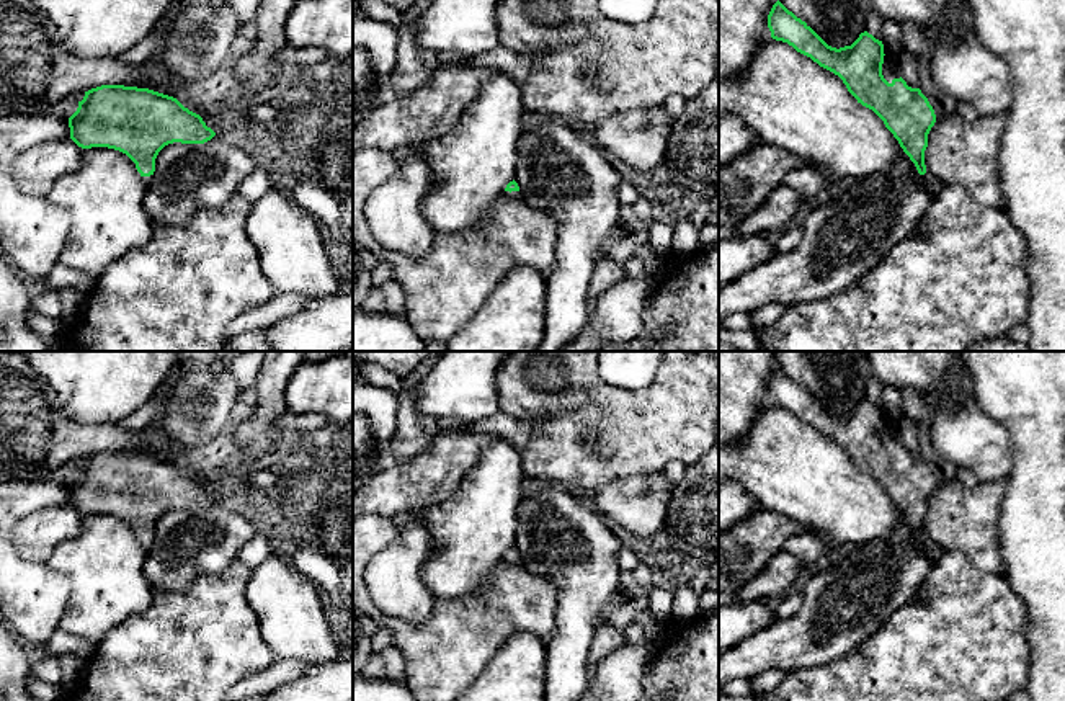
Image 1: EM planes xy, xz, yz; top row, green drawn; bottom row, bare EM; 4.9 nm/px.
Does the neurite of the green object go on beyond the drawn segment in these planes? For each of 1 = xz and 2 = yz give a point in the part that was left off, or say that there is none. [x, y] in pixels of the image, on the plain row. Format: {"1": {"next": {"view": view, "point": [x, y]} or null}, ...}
{"1": {"next": {"view": "xz", "point": [515, 561]}}, "2": {"next": {"view": "yz", "point": [889, 435]}}}

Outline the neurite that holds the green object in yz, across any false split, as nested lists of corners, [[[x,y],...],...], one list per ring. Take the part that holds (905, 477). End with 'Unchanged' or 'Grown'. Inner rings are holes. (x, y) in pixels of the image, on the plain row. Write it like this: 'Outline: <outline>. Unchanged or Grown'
Outline: [[[779,366],[773,371],[768,381],[768,394],[773,405],[787,409],[797,418],[838,441],[858,469],[872,476],[884,487],[885,493],[893,500],[903,518],[915,529],[926,556],[933,562],[939,560],[944,549],[941,549],[925,531],[928,500],[936,489],[934,476],[920,454],[908,453],[900,443],[893,422],[884,413],[882,407],[864,397],[851,412],[840,415],[831,413]]]. Grown

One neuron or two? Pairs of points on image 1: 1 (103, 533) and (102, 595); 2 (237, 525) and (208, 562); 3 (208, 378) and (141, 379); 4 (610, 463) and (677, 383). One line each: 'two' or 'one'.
1: one
2: one
3: two
4: one

